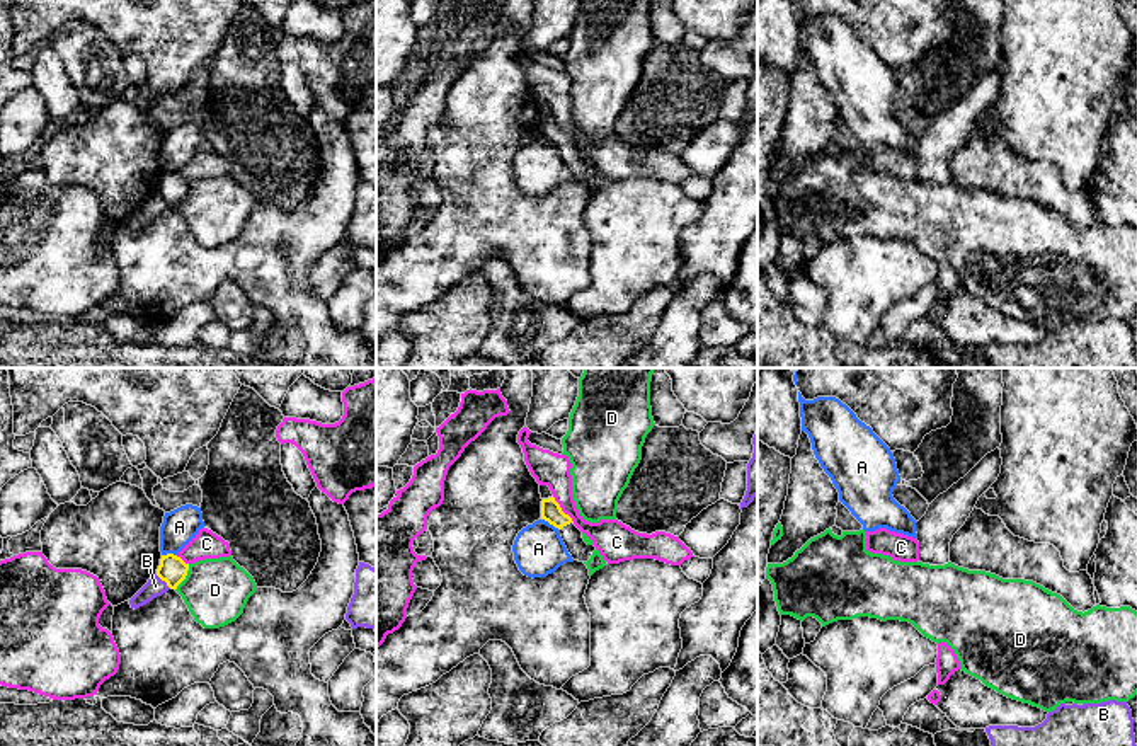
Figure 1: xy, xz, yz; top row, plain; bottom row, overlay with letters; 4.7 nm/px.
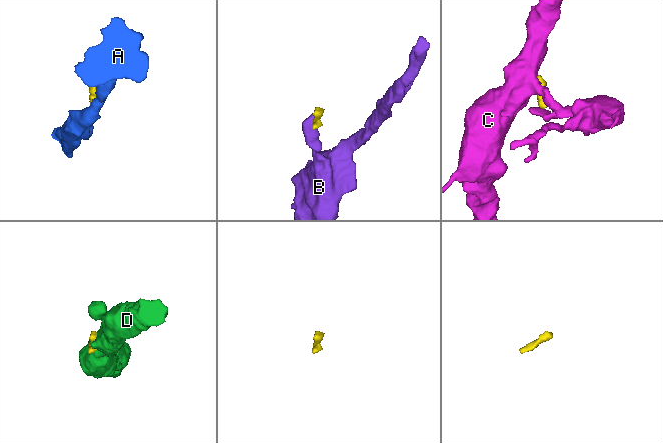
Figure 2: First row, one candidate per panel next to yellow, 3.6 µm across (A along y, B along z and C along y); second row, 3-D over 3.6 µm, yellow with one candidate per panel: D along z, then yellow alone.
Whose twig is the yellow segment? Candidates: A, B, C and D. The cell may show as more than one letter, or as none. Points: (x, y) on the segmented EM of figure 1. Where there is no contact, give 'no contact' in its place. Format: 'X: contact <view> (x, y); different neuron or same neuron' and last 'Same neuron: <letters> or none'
A: contact xz (550, 523); different neuron
B: contact xy (164, 579); different neuron
C: contact xz (560, 510); different neuron
D: contact xy (184, 578); different neuron
Same neuron: none

